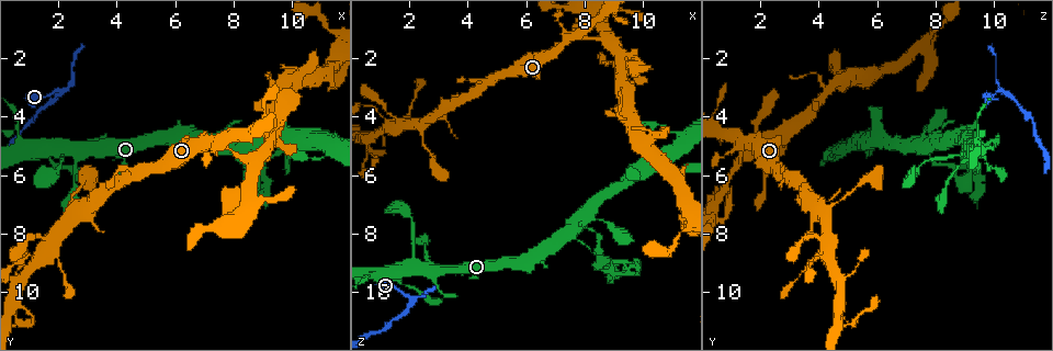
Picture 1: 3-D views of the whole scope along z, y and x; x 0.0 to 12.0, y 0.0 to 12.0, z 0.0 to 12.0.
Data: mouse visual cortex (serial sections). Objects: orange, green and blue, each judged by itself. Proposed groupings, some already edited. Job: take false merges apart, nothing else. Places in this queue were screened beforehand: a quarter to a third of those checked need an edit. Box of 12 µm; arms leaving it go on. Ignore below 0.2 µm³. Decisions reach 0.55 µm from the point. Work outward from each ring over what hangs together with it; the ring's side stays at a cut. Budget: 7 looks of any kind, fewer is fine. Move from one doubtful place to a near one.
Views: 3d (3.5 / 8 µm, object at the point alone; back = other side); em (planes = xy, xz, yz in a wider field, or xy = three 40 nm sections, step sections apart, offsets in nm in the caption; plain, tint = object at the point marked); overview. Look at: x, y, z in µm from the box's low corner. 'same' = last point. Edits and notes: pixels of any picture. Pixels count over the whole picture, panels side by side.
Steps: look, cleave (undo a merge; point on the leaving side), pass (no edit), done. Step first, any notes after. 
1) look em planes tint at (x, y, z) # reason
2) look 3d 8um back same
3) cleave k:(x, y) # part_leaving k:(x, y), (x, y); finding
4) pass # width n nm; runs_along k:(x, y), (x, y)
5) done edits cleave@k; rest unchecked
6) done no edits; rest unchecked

look 3d 3.5um back at (7.8, 5.0, 7.7)

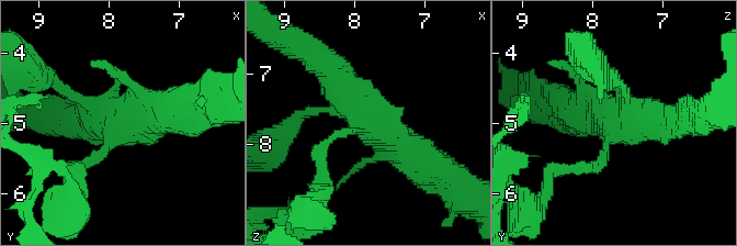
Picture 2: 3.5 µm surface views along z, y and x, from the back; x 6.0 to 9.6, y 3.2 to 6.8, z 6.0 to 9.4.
look em xy step 2 tint at (7.80, 5.00, 7.65)

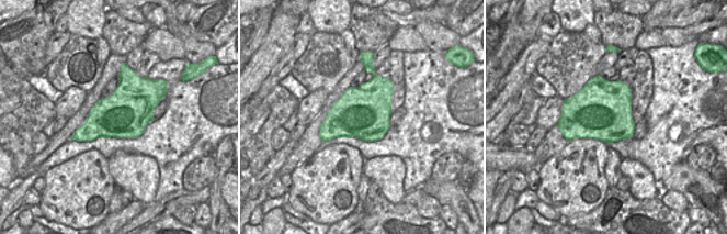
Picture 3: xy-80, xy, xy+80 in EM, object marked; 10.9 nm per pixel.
pass # runs_along 2:(429, 161), (358, 109), (320, 60); one cell here

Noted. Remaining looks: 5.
look 3d 3.5um at (2.1, 3.1, 10.2) # sharp bend

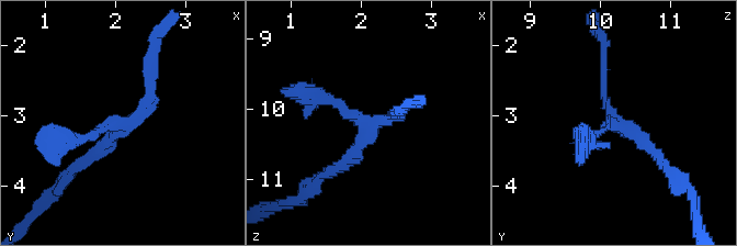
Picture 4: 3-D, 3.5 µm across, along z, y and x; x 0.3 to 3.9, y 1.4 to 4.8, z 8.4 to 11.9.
look em xy step 3 tint at (2.10, 3.15, 10.25)

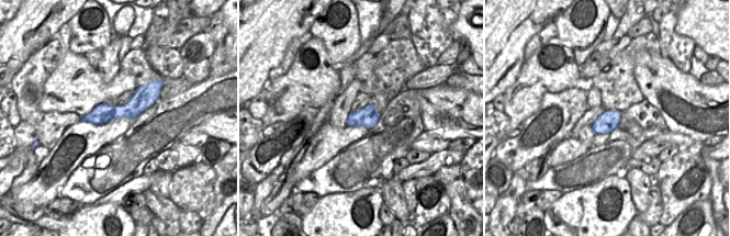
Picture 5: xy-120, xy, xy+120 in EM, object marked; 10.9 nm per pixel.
look em xy step 2 tint same

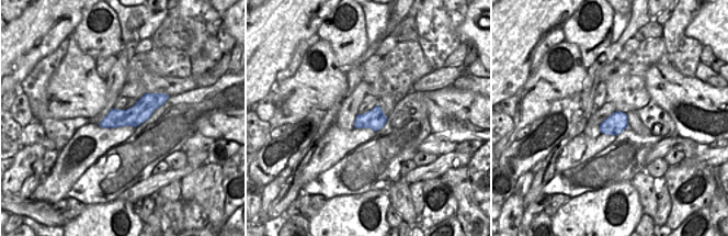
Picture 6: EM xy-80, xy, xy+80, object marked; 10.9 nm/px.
pass # runs_along 4:(585, 140), (623, 125), (662, 163); one cell here

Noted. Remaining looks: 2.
look 3d 3.5um at (7.6, 4.9, 1.3) # arms part here

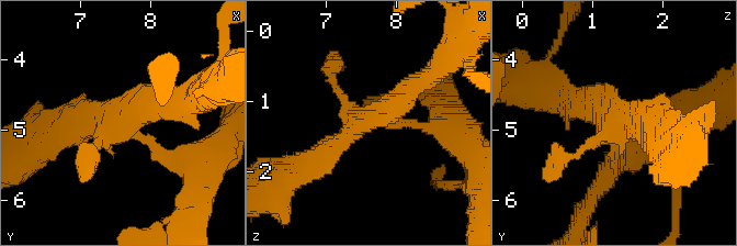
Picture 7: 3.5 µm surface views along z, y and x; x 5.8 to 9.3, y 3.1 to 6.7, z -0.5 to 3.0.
look em xy step 3 tint at (7.55, 4.85, 1.25) # need the tissue

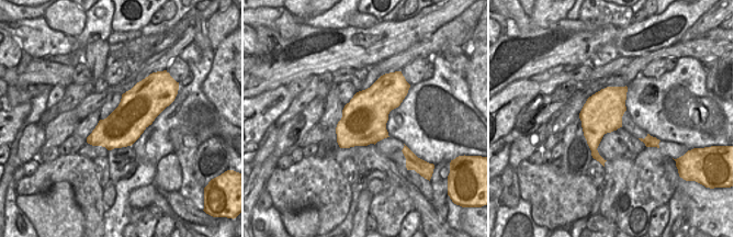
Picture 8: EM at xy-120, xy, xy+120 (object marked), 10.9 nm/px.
cleave 7:(437, 119) # part_leaving 7:(403, 123), (446, 129), (473, 156); a second cell is stuck on

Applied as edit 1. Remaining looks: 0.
done edits cleave@7; rest unchecked

